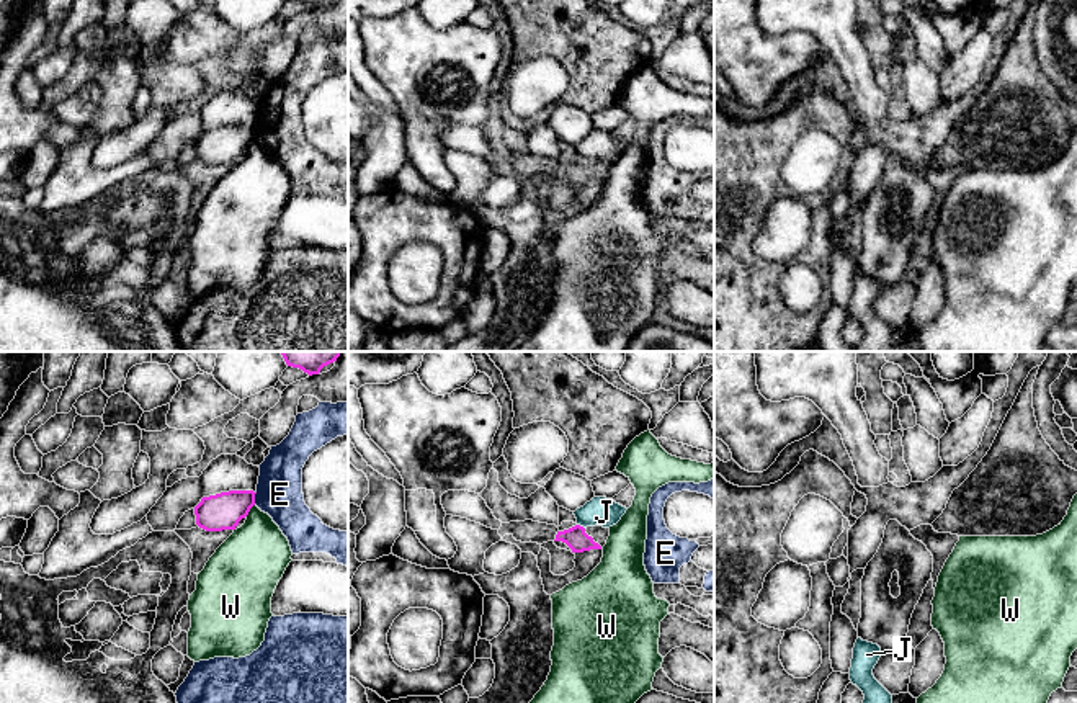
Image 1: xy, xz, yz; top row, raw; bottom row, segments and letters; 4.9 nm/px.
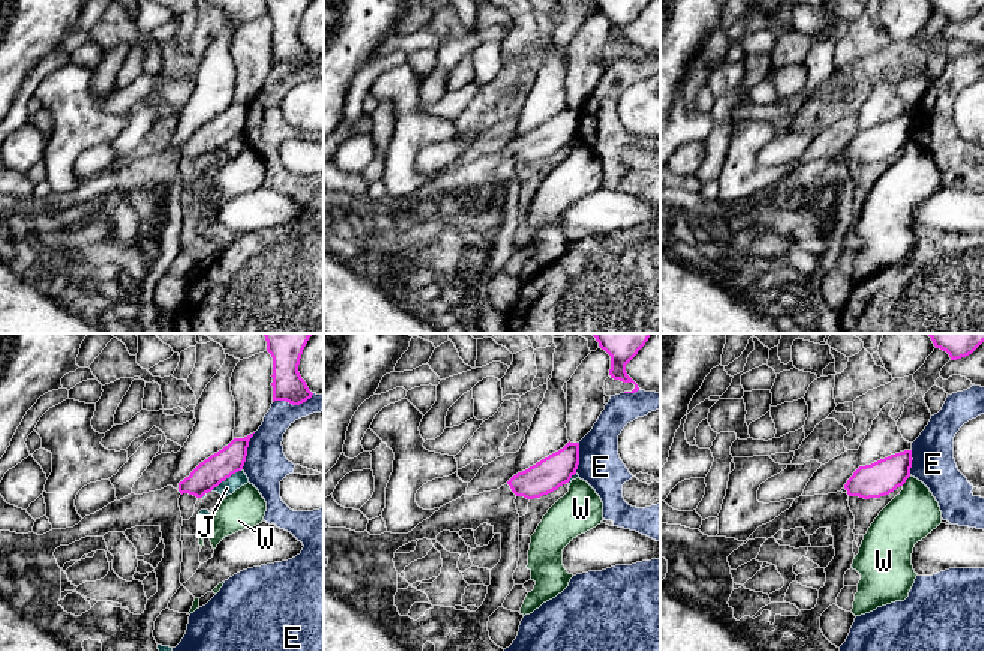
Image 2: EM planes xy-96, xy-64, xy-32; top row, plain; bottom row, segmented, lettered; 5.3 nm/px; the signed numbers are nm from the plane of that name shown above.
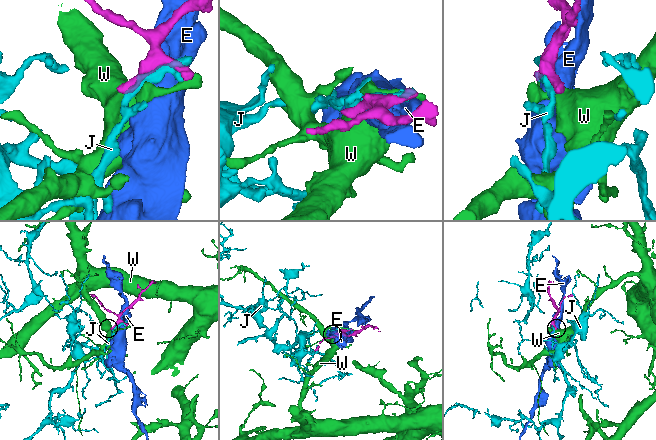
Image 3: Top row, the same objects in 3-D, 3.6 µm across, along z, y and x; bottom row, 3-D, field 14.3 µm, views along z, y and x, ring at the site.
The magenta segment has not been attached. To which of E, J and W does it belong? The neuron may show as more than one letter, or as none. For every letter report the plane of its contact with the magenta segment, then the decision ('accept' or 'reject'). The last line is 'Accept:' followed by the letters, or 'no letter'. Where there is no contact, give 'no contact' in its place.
E: contact in xy; reject
J: contact in xz; reject
W: contact in xy; reject
Accept: no letter

